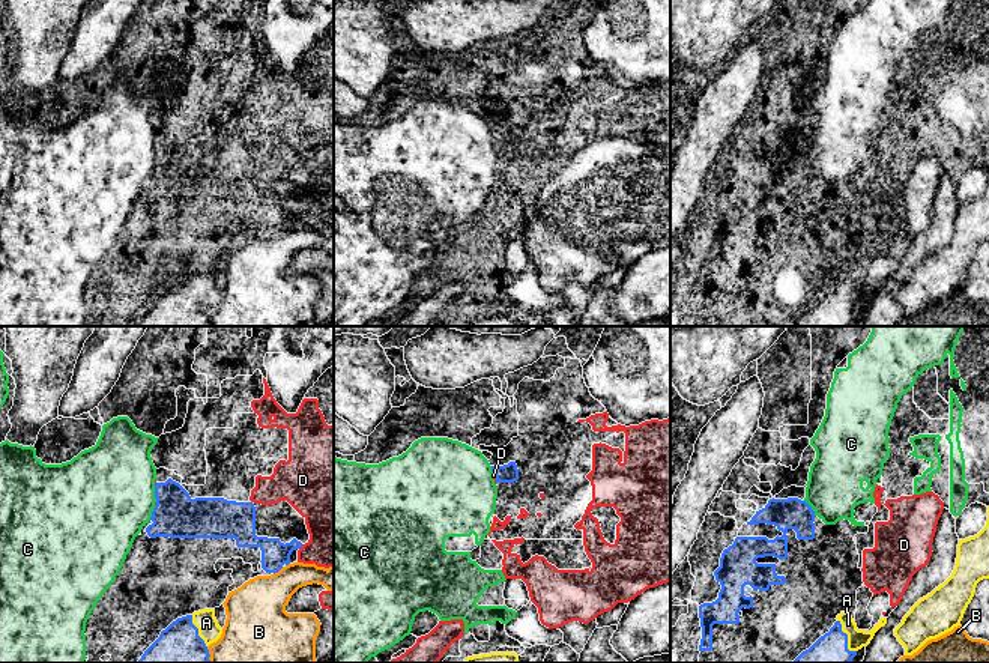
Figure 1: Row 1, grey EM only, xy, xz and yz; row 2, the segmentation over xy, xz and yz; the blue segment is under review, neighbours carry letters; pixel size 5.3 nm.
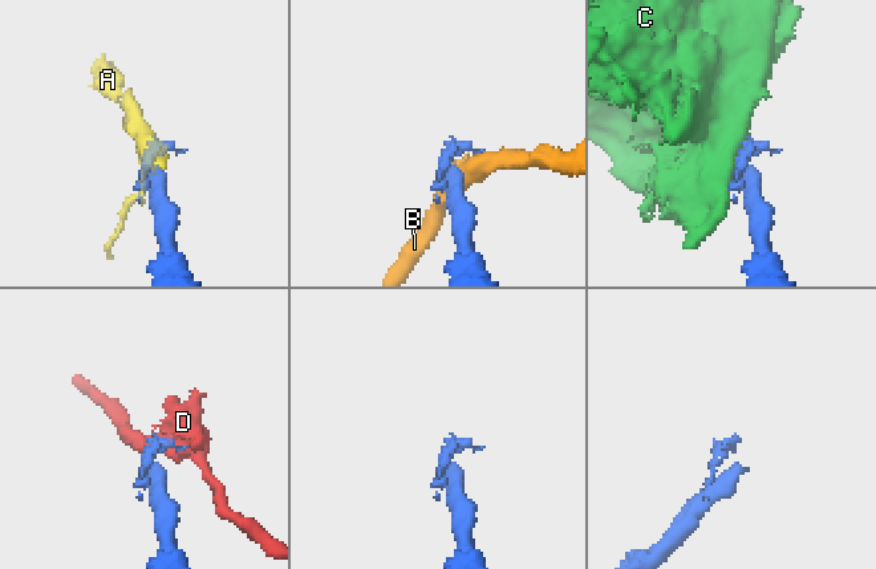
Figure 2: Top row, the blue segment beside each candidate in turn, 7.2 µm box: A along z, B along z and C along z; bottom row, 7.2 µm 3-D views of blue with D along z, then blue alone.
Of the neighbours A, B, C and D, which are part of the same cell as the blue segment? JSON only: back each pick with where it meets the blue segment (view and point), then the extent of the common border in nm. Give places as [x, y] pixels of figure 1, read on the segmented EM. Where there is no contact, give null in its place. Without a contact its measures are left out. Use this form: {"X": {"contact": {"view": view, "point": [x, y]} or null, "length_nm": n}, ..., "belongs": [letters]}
{"A": {"contact": {"view": "yz", "point": [846, 638]}, "length_nm": 200}, "belongs": ["A"]}

